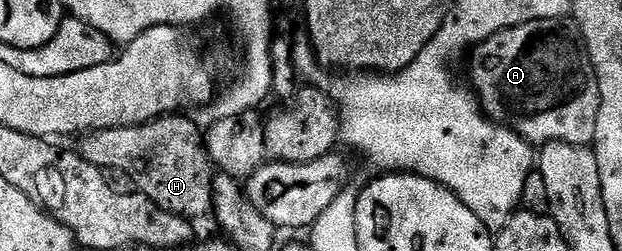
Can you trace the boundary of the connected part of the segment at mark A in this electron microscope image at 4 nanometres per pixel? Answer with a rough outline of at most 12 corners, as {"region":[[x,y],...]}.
{"region":[[567,19],[471,49],[489,120],[533,146],[596,139],[600,91]]}

